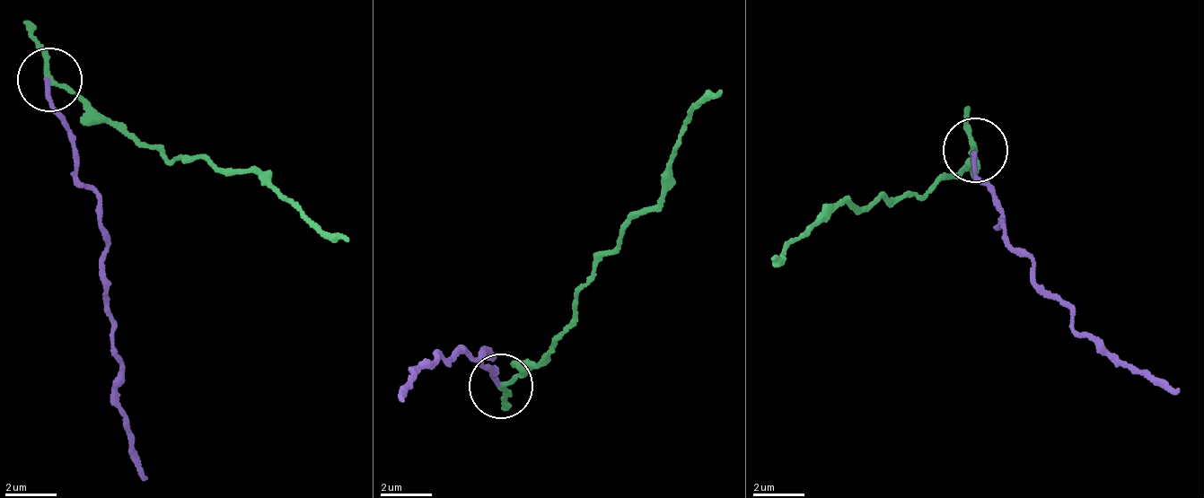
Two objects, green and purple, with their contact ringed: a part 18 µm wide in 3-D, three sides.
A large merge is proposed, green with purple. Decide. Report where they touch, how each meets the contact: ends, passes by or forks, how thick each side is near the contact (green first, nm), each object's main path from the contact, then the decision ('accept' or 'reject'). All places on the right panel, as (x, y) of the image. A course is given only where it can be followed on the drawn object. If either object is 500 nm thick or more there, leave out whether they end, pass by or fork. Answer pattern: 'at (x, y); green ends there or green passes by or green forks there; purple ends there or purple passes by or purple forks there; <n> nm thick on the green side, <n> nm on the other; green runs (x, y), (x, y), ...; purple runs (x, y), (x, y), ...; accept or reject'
at (975, 150); green passes by; purple ends there; 160 nm thick on the green side, 170 nm on the other; green runs (973, 151), (958, 175), (896, 198), (852, 201), (811, 229), (776, 259); purple runs (973, 151), (973, 183), (993, 194), (1004, 224), (1004, 240), (1034, 262), (1034, 283), (1120, 360), (1177, 394); reject

